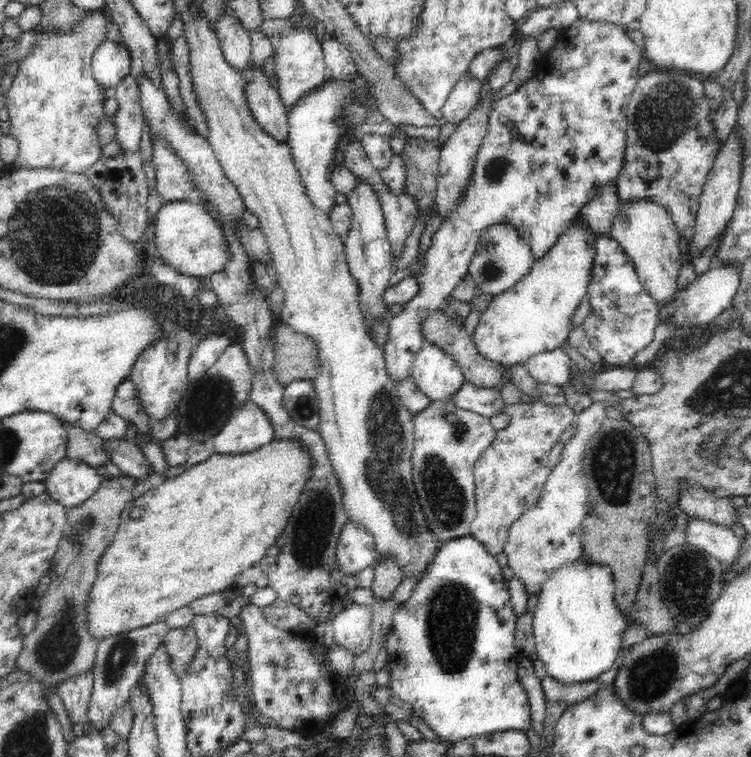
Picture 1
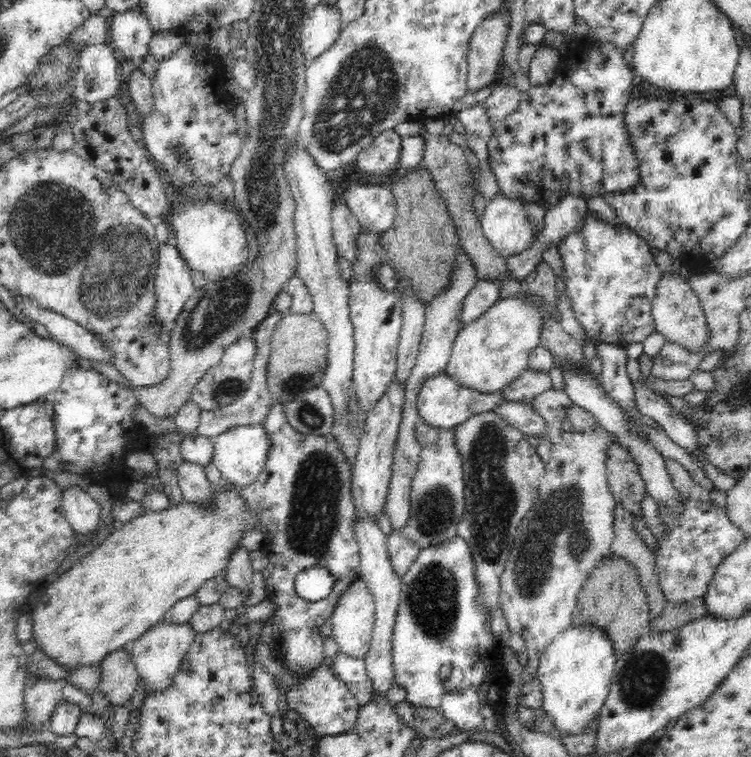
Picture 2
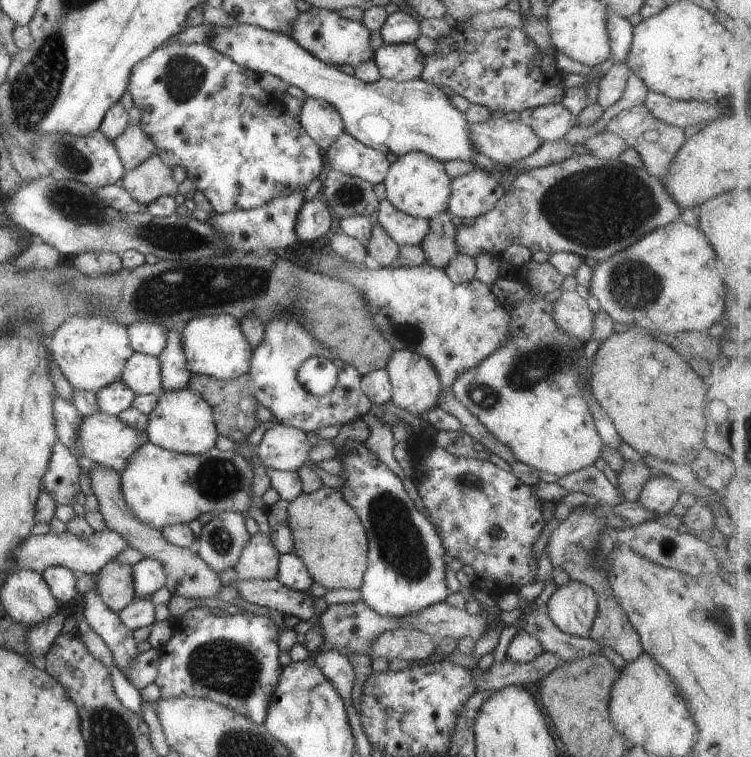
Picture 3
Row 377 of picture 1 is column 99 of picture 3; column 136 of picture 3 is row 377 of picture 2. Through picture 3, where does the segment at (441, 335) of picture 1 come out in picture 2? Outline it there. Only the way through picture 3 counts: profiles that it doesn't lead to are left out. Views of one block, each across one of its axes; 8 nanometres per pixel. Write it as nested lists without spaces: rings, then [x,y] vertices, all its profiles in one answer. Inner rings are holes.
[[[529,369],[514,382],[510,382],[500,395],[507,401],[530,403],[530,400],[550,388],[552,388],[552,380],[549,374]]]

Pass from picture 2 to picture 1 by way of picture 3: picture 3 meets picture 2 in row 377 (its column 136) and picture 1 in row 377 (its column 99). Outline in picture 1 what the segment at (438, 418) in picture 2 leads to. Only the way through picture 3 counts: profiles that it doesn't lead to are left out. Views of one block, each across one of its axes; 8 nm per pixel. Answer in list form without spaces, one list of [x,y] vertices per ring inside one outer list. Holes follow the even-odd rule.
[[[424,342],[415,354],[412,377],[415,385],[430,399],[451,401],[452,395],[465,380],[463,370],[440,347]]]

